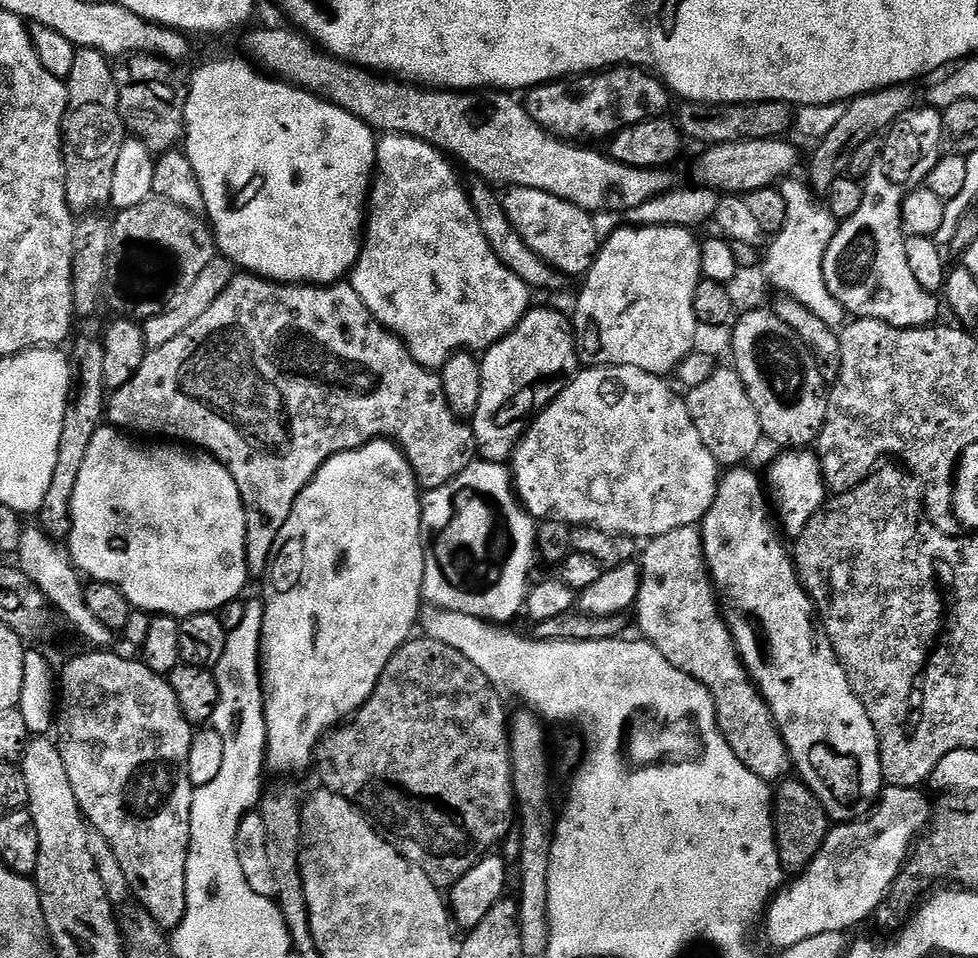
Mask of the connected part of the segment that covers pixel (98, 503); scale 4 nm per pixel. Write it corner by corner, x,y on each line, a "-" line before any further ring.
102,426
98,434
94,434
94,442
90,442
90,451
86,453
86,463
82,466
82,474
78,474
78,486
74,486
72,529
66,541
66,551
73,565
85,577
88,575
89,581
112,584
118,590
122,590
122,594
126,594
126,598
132,603
133,609
141,612
177,618
197,616
203,612
219,613
220,608
226,606
226,602
241,599
240,591
247,586
248,580
250,581
246,562
246,526
248,523
240,491
230,470
203,450
193,450
188,446
173,446
168,442
135,444
132,440
135,439
121,429

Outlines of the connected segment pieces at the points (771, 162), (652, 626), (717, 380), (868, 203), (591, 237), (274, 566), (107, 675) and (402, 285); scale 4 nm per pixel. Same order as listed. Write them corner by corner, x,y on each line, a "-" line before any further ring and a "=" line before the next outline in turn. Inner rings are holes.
787,139
747,140
714,144
703,149
700,161
696,164
696,176
703,187
716,194
747,194
779,185
789,179
799,162
800,156
=
693,526
670,530
670,534
651,537
645,544
648,545
645,548
643,545
642,555
638,560
642,579
634,605
636,620
640,623
639,635
652,643
662,654
662,658
670,662
670,666
678,666
682,674
690,674
690,678
694,678
702,686
706,686
706,690
710,690
716,707
718,727
722,730
726,742
730,742
730,750
734,750
738,762
742,762
746,770
758,774
758,778
765,782
779,782
785,779
793,767
792,757
788,755
786,742
776,729
760,689
752,683
744,663
740,661
728,623
720,614
720,602
716,599
716,589
713,588
708,575
701,529
=
717,367
702,385
687,389
686,403
694,426
698,426
698,434
702,434
702,442
706,442
706,450
714,454
716,463
721,466
740,466
748,462
760,440
765,439
758,422
758,410
754,410
754,402
750,402
746,386
735,367
=
927,106
913,107
911,112
899,116
883,137
880,157
874,163
868,178
863,181
862,207
858,209
858,214
854,214
854,218
843,221
837,227
836,234
824,255
824,281
830,294
844,307
849,317
886,322
892,328
926,328
937,323
936,315
940,312
940,306
942,308
941,301
933,293
918,286
918,281
914,279
914,274
906,262
906,233
902,222
902,206
904,199
927,181
930,170
938,166
942,155
943,116
941,109
=
509,187
502,199
512,229
549,266
568,278
583,277
592,268
600,252
602,237
594,230
589,213
562,198
554,198
554,194
546,194
546,190
=
391,439
372,440
366,446
331,456
314,474
314,478
298,494
290,518
282,526
276,539
277,547
272,563
266,573
268,593
262,596
264,621
260,643
260,683
264,686
264,717
268,755
266,764
276,772
304,772
314,764
316,747
329,732
339,729
356,711
367,702
378,686
390,658
406,641
413,639
418,628
424,595
424,531
420,529
422,489
416,483
416,475
404,452
=
87,650
81,656
76,656
64,669
59,669
58,672
58,719
54,725
54,743
56,748
62,754
62,762
66,762
66,775
70,778
70,786
74,786
74,798
78,798
78,806
81,812
84,813
84,819
88,821
93,829
97,828
99,839
104,840
114,850
114,854
118,858
118,862
122,866
122,870
128,879
128,887
137,896
139,907
146,909
149,914
160,923
160,927
165,930
175,930
182,922
186,910
186,858
190,850
190,814
192,813
192,793
194,791
190,778
188,777
188,759
190,758
190,746
192,745
192,738
194,735
193,725
188,724
187,718
183,716
182,710
179,708
178,698
175,696
174,690
171,688
169,681
165,677
154,674
154,670
150,670
144,665
143,659
136,658
136,660
127,660
124,656
119,656
113,650
=
387,134
379,137
376,145
376,171
366,205
366,231
362,236
360,257
350,273
352,288
358,290
358,298
362,298
362,302
366,302
370,314
374,314
374,318
383,328
387,328
388,331
403,340
405,346
410,350
410,354
423,368
433,370
443,368
444,363
455,352
467,350
473,354
480,354
494,347
498,341
506,338
519,326
533,303
533,301
531,302
533,293
530,291
528,284
522,282
522,278
518,278
518,274
510,271
494,254
494,250
490,249
490,244
478,224
477,215
474,214
474,208
469,201
467,191
463,183
460,184
460,180
452,167
454,167
453,163
445,156
445,153
418,138
413,136
389,136

